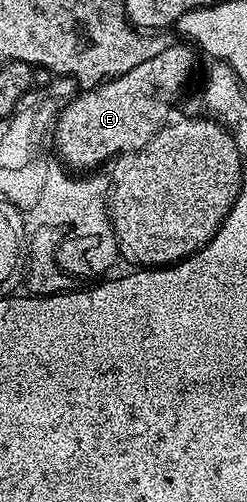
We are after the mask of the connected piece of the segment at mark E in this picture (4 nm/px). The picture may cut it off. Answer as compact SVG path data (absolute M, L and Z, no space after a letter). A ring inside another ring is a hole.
M174 42L173 46L163 49L159 57L151 57L151 61L143 61L143 65L135 65L131 73L123 73L119 77L109 79L105 83L98 83L97 86L74 95L56 116L55 130L51 135L56 154L66 168L77 173L92 172L100 168L97 166L107 162L109 158L112 160L122 153L132 152L141 146L146 137L161 130L163 124L170 118L169 106L180 97L181 90L188 85L189 78L193 75L193 66L196 65L197 59L193 56L192 50L194 51L194 48L184 42Z

